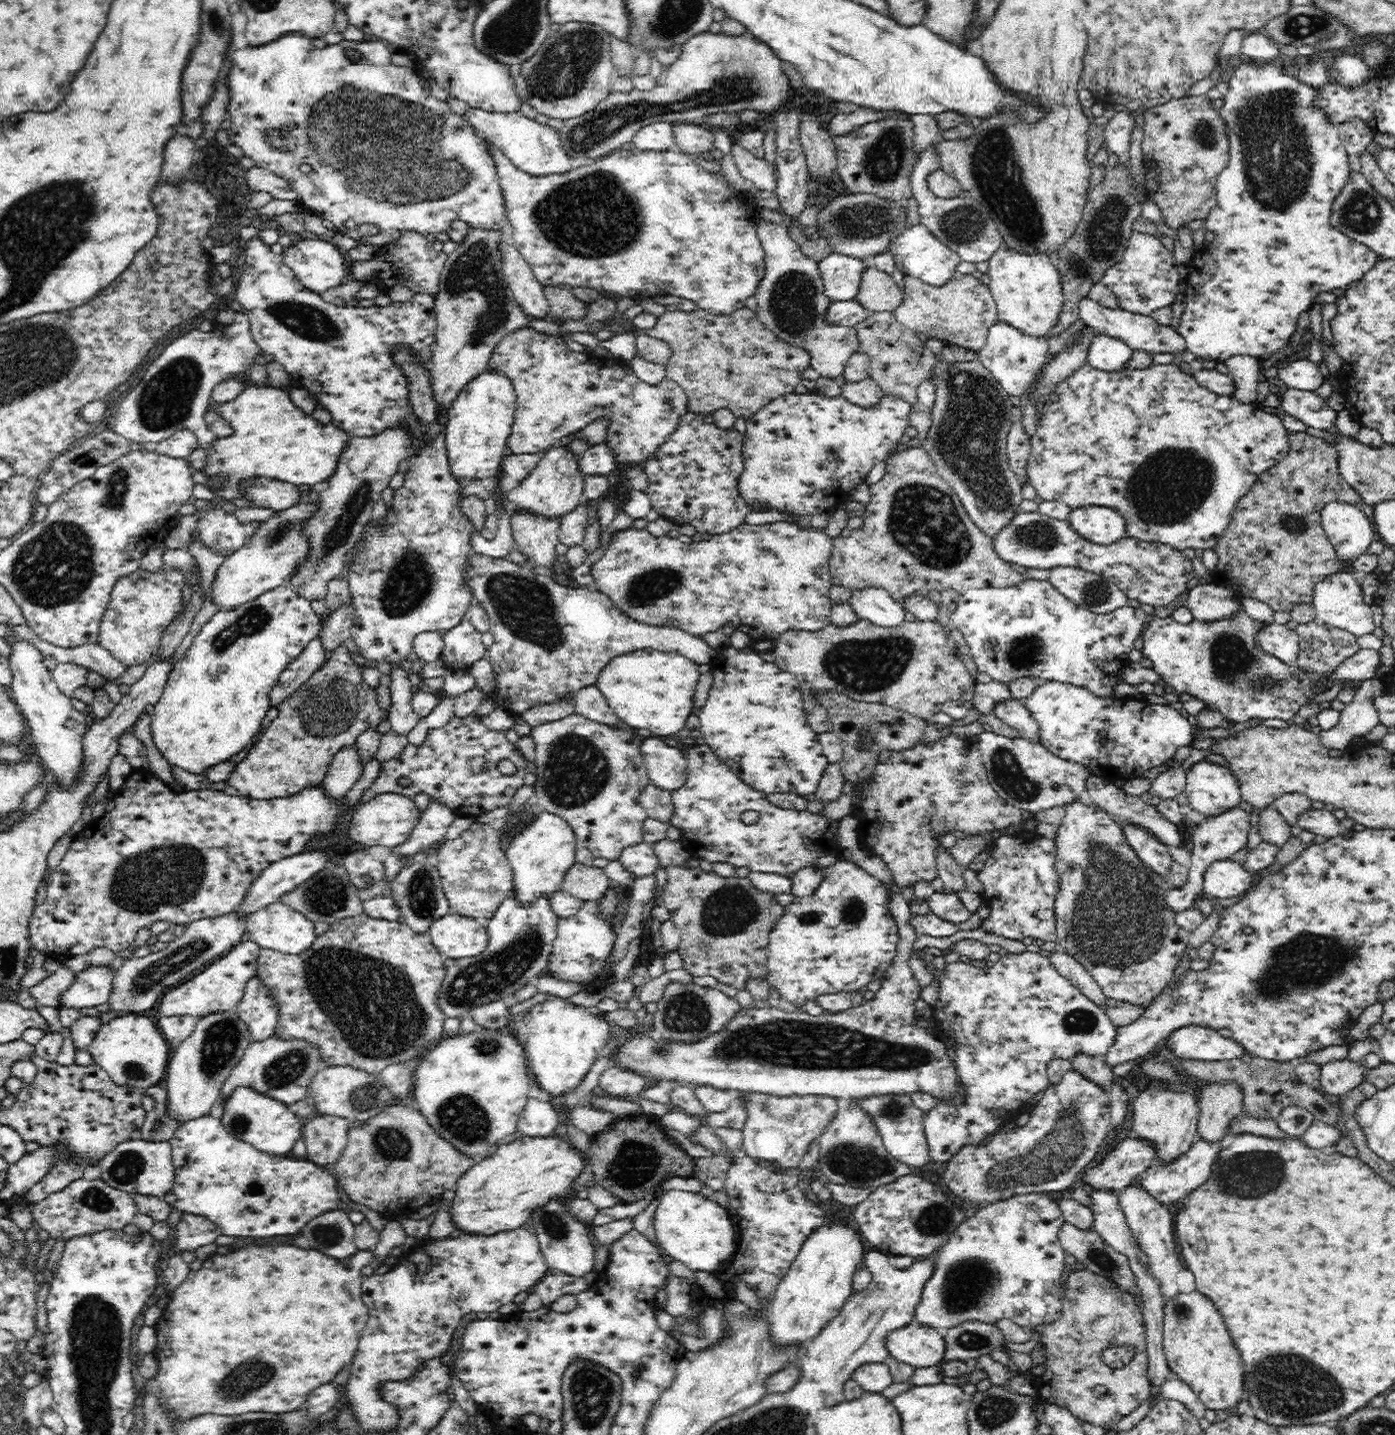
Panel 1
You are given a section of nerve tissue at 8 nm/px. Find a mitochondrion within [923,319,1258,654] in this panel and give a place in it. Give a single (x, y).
(967, 440)

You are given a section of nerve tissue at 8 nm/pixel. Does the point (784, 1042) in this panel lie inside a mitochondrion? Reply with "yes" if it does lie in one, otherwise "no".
yes

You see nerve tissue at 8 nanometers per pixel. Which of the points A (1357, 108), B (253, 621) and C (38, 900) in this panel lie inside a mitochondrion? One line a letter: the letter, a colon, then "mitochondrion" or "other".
A: other
B: mitochondrion
C: other

